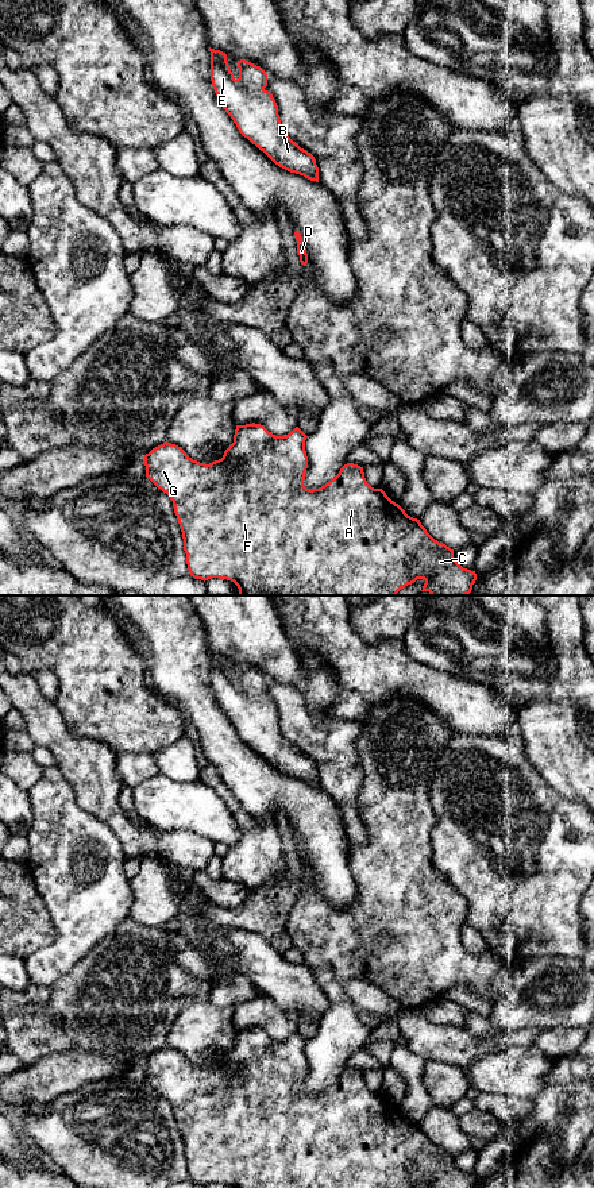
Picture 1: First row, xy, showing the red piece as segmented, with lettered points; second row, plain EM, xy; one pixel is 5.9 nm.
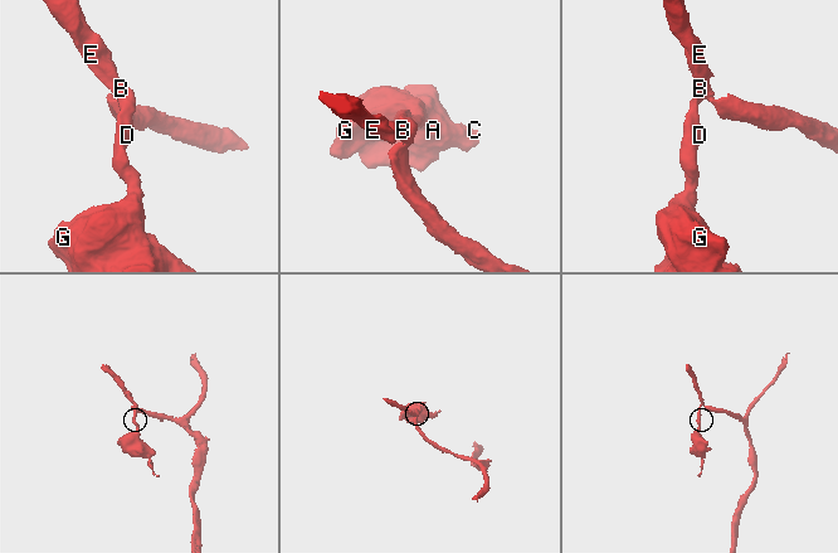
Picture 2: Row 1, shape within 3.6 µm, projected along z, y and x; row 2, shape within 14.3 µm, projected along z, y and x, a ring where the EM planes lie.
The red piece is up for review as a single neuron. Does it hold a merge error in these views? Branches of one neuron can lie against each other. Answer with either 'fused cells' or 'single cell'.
single cell

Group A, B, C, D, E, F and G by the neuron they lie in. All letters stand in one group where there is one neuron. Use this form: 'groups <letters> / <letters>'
groups A B C D E F G

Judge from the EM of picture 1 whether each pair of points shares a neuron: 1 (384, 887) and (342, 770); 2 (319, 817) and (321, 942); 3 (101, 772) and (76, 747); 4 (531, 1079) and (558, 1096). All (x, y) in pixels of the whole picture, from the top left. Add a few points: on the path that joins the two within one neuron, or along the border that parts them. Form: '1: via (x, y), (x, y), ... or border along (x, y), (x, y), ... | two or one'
1: border along (358, 809), (366, 832), (366, 843), (363, 845) | two
2: border along (308, 872), (332, 906), (350, 905) | two
3: via (95, 766), (83, 753) | one
4: border along (555, 1060), (544, 1077), (542, 1088), (529, 1099) | two

